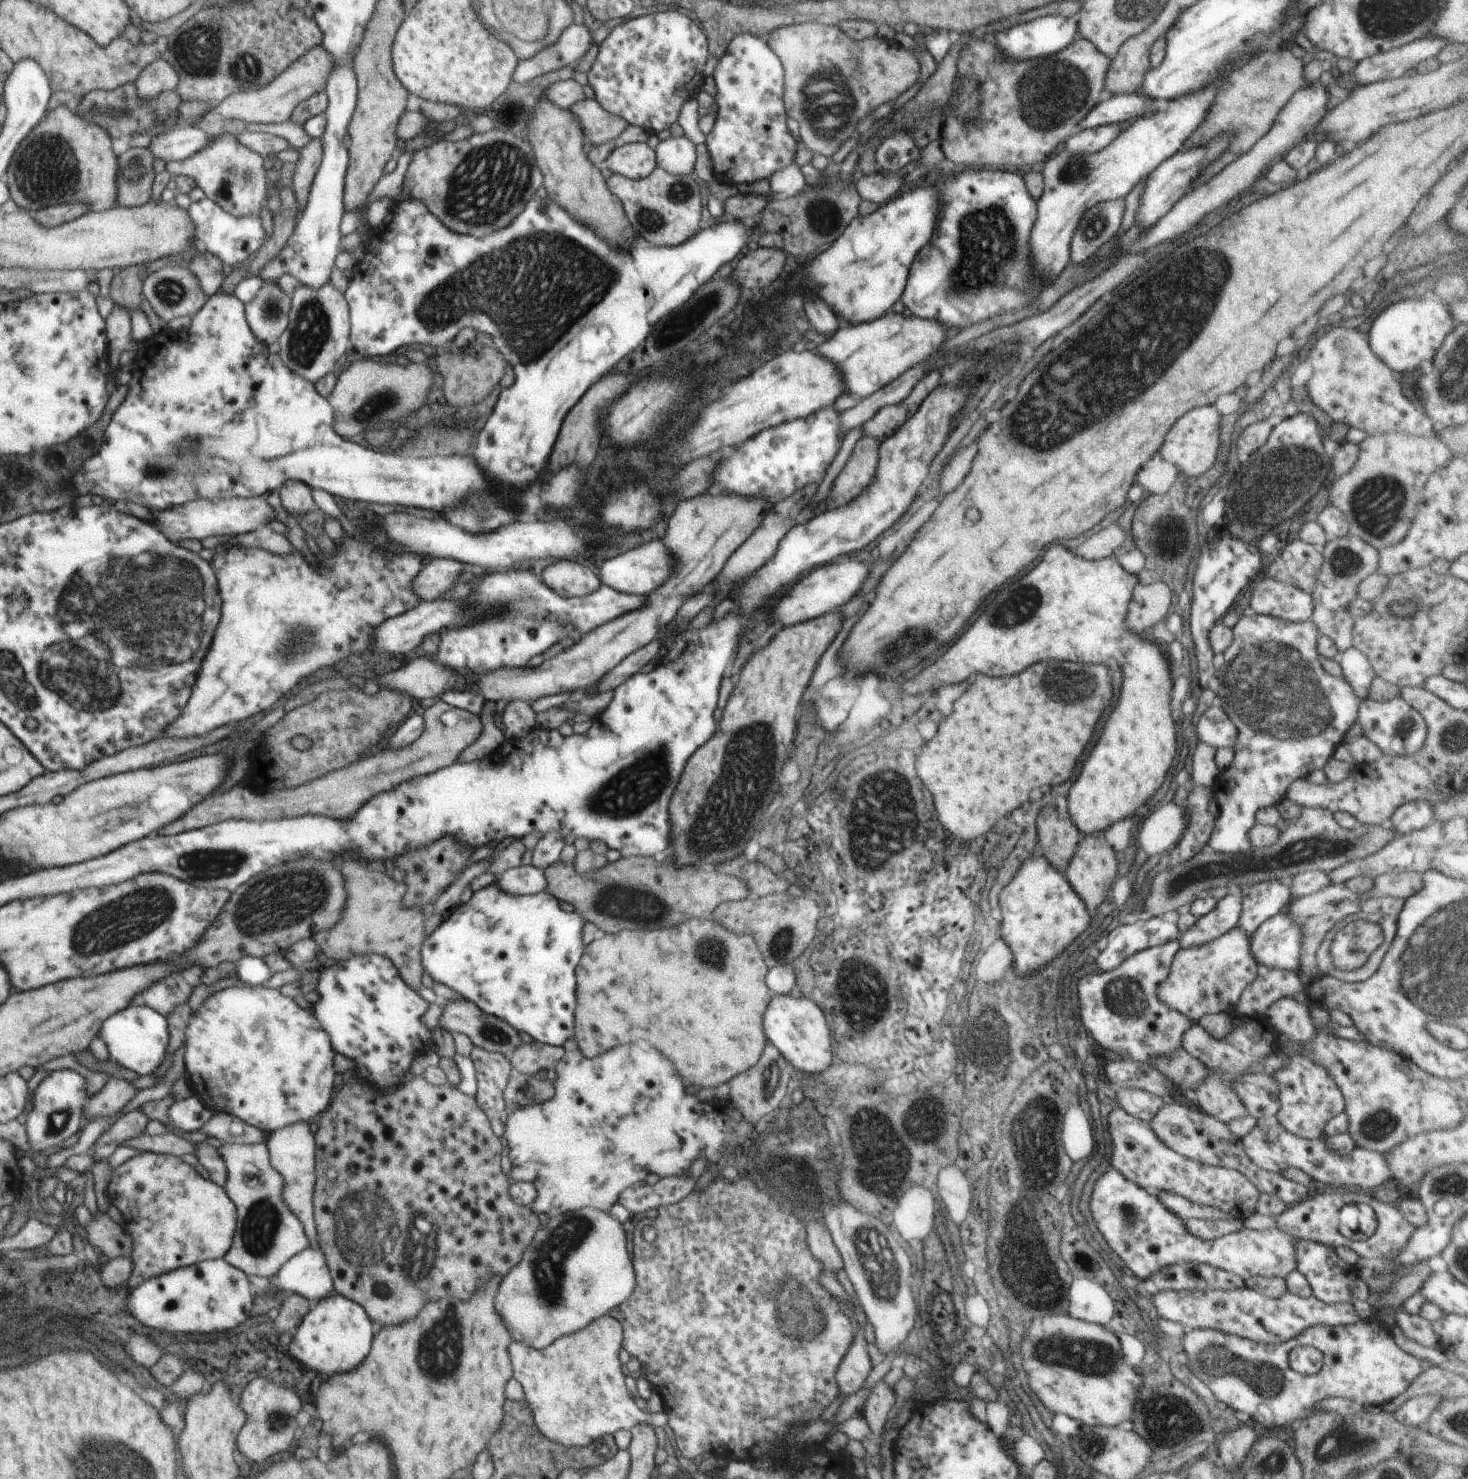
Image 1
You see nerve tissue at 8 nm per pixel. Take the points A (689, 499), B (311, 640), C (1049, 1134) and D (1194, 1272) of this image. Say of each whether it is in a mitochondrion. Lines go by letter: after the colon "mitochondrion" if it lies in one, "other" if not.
A: other
B: mitochondrion
C: other
D: other

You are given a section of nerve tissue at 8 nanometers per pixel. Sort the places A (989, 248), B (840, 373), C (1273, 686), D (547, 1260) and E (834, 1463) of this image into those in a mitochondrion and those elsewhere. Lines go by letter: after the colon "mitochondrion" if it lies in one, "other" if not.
A: mitochondrion
B: other
C: mitochondrion
D: mitochondrion
E: other

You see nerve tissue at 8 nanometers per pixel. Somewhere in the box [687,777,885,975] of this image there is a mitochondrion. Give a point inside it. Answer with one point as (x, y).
(710, 952)

